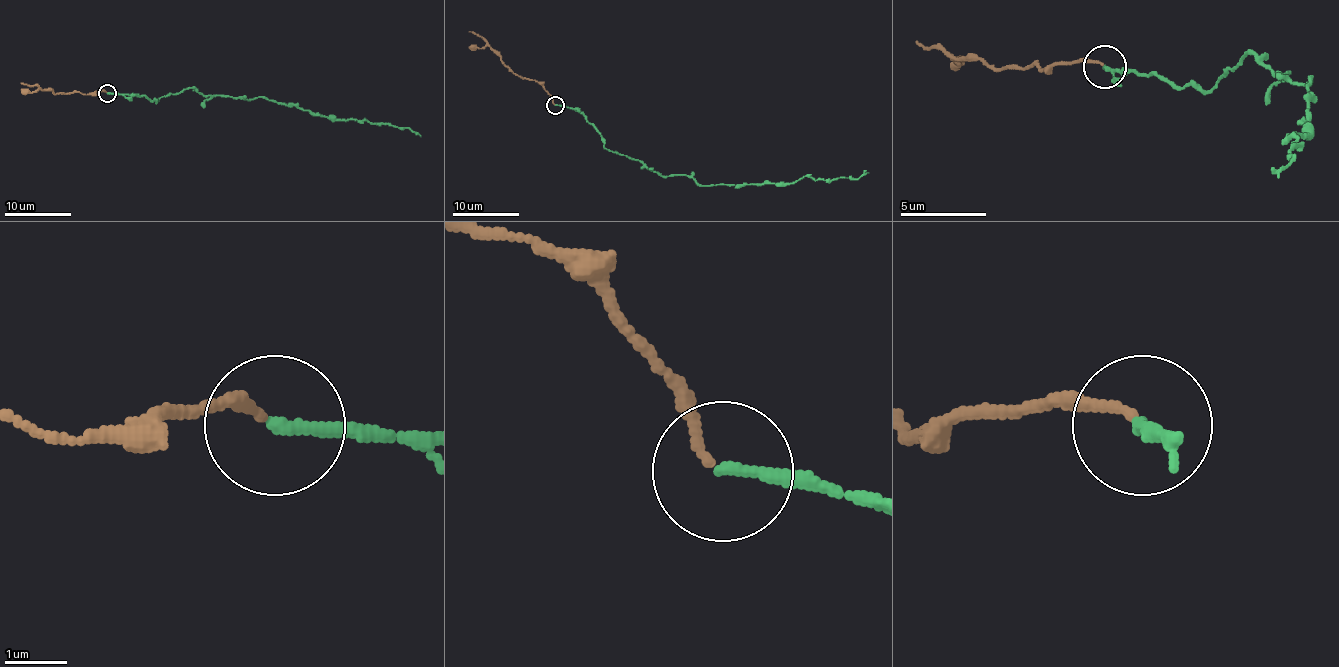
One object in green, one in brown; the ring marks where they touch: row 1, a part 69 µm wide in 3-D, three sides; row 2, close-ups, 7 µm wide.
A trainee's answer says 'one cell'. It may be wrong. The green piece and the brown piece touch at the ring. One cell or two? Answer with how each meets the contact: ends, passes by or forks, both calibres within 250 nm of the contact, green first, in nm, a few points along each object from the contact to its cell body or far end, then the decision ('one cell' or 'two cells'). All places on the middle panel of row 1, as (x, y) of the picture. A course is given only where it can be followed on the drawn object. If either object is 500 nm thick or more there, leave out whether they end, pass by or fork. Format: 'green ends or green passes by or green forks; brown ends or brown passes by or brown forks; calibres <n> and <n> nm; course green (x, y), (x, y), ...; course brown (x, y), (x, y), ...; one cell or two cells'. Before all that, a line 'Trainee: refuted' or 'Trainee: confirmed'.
Trainee: confirmed
green ends; brown ends; calibres 200 and 160 nm; course green (555, 104), (580, 111), (610, 151), (663, 176), (690, 175), (700, 185), (869, 173); course brown (555, 104), (552, 96), (537, 81), (515, 74), (485, 41), (468, 31); one cell

